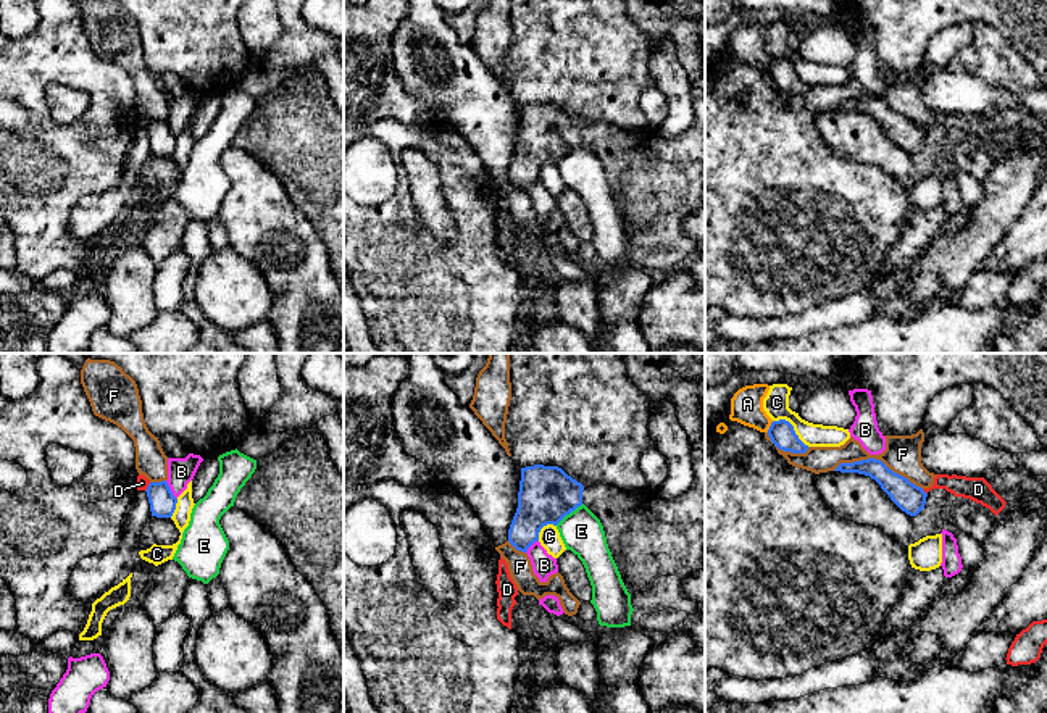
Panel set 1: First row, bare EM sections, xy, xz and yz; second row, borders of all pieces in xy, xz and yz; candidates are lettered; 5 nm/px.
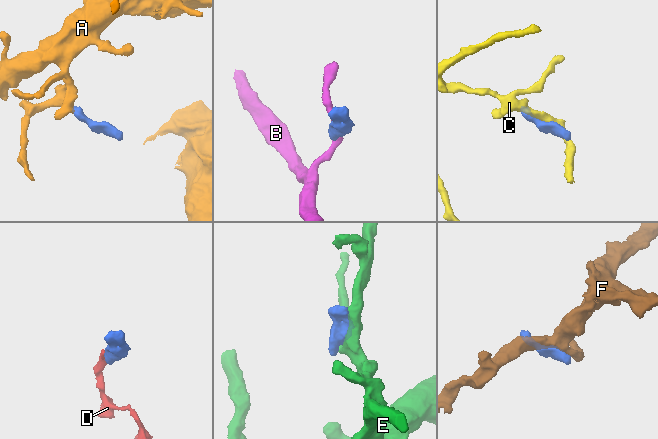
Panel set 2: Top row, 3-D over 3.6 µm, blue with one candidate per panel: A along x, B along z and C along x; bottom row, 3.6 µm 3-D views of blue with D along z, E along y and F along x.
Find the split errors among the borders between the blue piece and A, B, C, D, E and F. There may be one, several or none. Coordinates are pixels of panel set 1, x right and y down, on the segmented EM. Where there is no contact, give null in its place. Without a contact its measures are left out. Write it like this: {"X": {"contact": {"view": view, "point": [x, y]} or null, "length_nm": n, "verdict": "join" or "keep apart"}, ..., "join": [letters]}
{"A": {"contact": {"view": "yz", "point": [770, 426]}, "length_nm": 70, "verdict": "keep apart"}, "B": {"contact": {"view": "xy", "point": [170, 491]}, "length_nm": 110, "verdict": "keep apart"}, "C": {"contact": {"view": "yz", "point": [792, 428]}, "length_nm": 220, "verdict": "keep apart"}, "D": {"contact": {"view": "xy", "point": [147, 487]}, "length_nm": 50, "verdict": "keep apart"}, "E": {"contact": {"view": "xz", "point": [568, 513]}, "length_nm": 180, "verdict": "keep apart"}, "F": {"contact": {"view": "yz", "point": [878, 460]}, "length_nm": 460, "verdict": "keep apart"}, "join": []}

